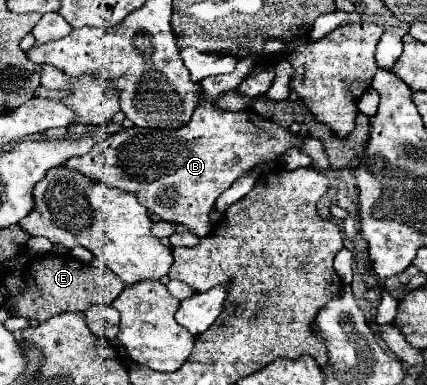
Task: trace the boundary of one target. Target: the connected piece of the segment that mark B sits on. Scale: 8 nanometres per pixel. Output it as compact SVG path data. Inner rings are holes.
M251 58L238 61L235 70L232 73L217 75L217 77L205 77L199 85L201 85L201 99L199 105L195 107L195 113L191 117L191 121L175 131L167 131L167 129L139 129L139 127L131 127L131 129L123 129L115 135L111 135L109 139L105 139L103 143L97 143L89 153L79 155L79 157L71 157L69 161L63 163L63 167L79 171L81 175L85 175L87 179L93 181L101 181L109 187L117 187L121 191L133 193L137 197L137 201L147 207L149 213L157 215L163 221L169 223L181 223L185 225L191 233L205 237L211 231L211 223L209 223L209 211L215 205L215 199L231 187L231 183L235 179L239 179L241 175L249 173L253 167L257 167L259 163L269 163L275 161L277 157L281 157L285 151L289 151L291 147L301 149L303 153L307 153L313 161L313 169L319 173L327 173L329 171L329 163L327 163L327 153L325 147L319 143L319 139L311 137L311 135L301 135L301 133L293 133L291 129L279 127L279 123L265 119L263 115L257 115L253 109L249 111L223 111L217 107L217 101L221 99L223 93L235 89L244 79L246 79L254 69Z

